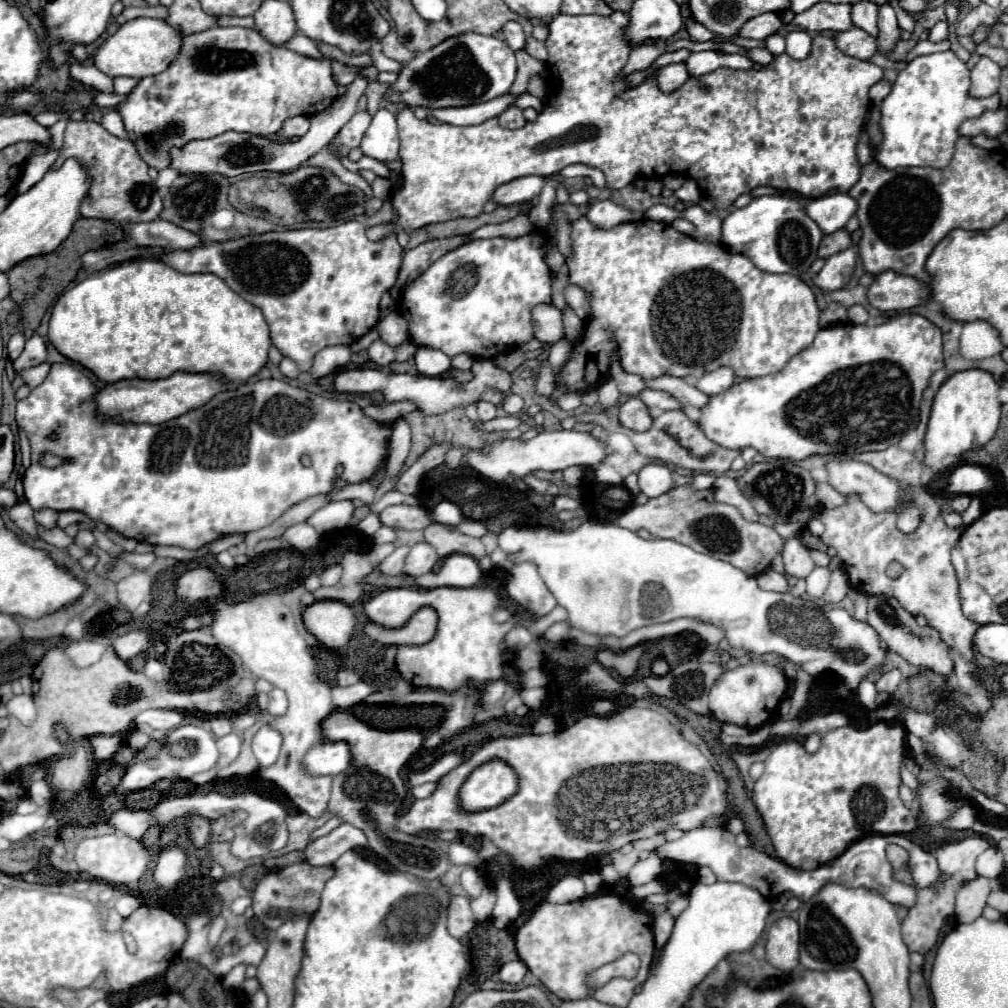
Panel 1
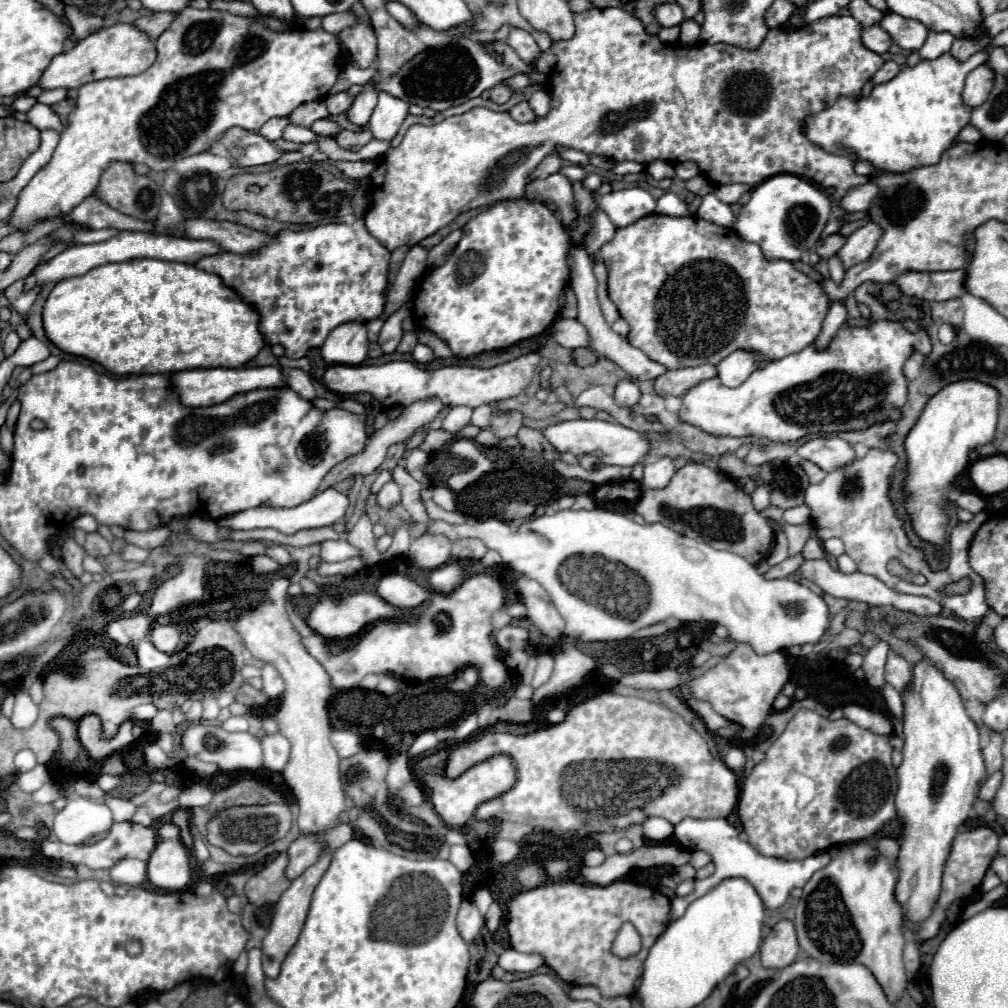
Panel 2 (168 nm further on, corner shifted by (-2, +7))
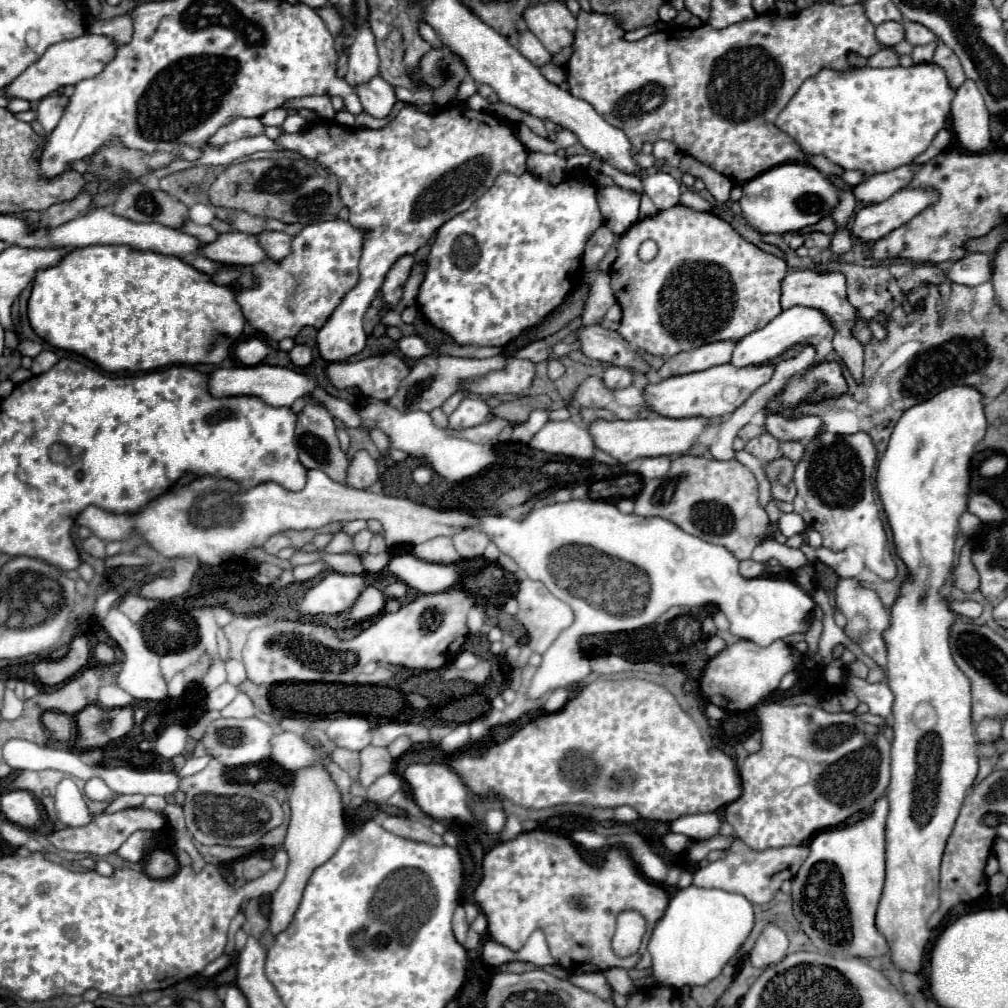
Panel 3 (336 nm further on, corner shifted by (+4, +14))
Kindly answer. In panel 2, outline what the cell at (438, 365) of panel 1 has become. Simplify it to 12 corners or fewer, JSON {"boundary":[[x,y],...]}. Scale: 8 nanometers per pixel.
{"boundary":[[417,344],[413,358],[419,364],[435,360],[433,350],[427,344]]}

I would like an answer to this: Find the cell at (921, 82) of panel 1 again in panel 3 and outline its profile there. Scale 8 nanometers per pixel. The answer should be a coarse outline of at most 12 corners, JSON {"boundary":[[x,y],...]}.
{"boundary":[[935,63],[821,69],[777,115],[803,153],[871,175],[947,125]]}

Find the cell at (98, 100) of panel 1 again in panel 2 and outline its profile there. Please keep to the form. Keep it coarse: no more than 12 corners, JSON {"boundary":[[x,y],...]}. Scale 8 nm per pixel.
{"boundary":[[64,88],[46,90],[36,99],[51,106],[65,99]]}

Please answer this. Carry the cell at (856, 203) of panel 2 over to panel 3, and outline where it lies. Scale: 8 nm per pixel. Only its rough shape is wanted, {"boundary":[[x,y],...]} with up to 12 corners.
{"boundary":[[923,165],[897,167],[859,183],[853,195],[879,203],[907,187]]}

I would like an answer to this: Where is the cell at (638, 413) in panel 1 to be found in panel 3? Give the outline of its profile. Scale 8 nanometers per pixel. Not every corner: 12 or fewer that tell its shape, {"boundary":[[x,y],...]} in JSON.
{"boundary":[[609,365],[603,381],[611,389],[629,387],[633,373]]}

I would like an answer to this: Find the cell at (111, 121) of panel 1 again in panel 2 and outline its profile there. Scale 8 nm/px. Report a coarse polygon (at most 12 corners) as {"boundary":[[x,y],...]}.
{"boundary":[[19,96],[11,104],[13,110],[29,112],[35,104],[31,96]]}

